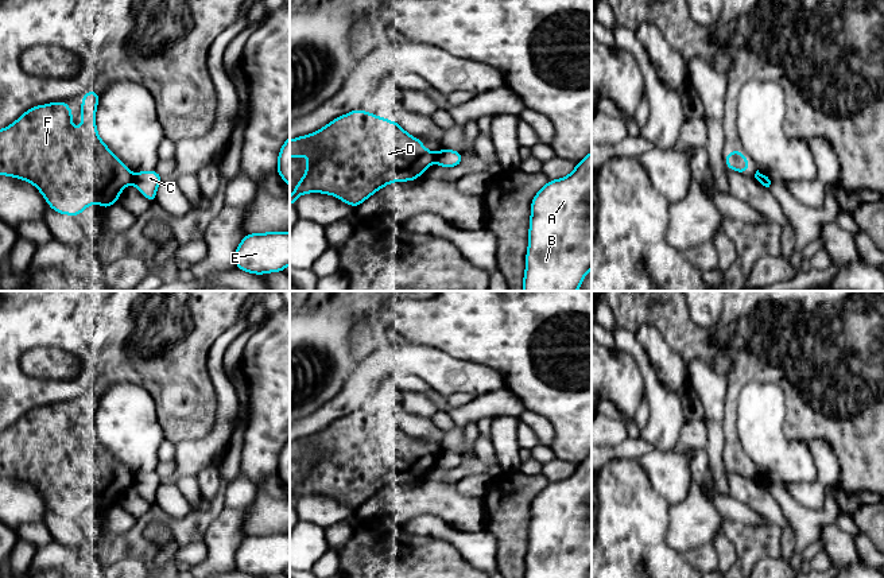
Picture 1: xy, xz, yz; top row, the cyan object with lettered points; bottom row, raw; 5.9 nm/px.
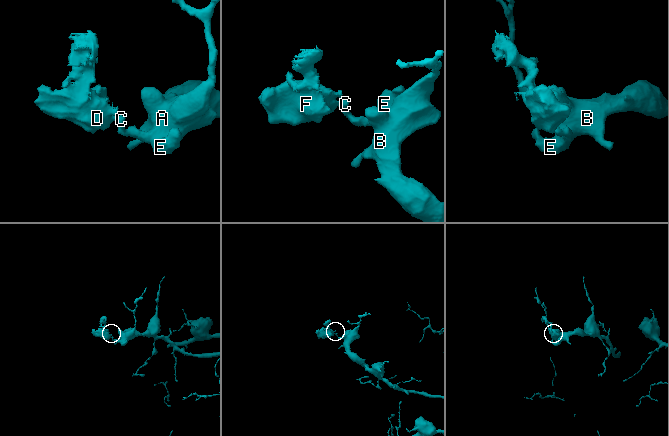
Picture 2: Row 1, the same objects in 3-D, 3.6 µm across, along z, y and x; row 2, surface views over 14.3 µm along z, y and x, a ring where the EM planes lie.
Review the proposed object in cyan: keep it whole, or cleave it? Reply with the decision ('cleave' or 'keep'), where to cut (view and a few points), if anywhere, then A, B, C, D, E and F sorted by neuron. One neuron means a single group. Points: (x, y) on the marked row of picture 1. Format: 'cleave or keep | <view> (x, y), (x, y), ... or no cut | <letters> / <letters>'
cleave | xz (438, 152), (433, 159) | A B C E / D F

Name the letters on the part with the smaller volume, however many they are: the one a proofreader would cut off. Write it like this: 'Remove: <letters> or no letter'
Remove: D, F

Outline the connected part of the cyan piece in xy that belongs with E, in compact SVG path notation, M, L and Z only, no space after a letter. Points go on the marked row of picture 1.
M290 232L245 234L234 252L234 259L236 267L244 272L283 272L290 264Z

